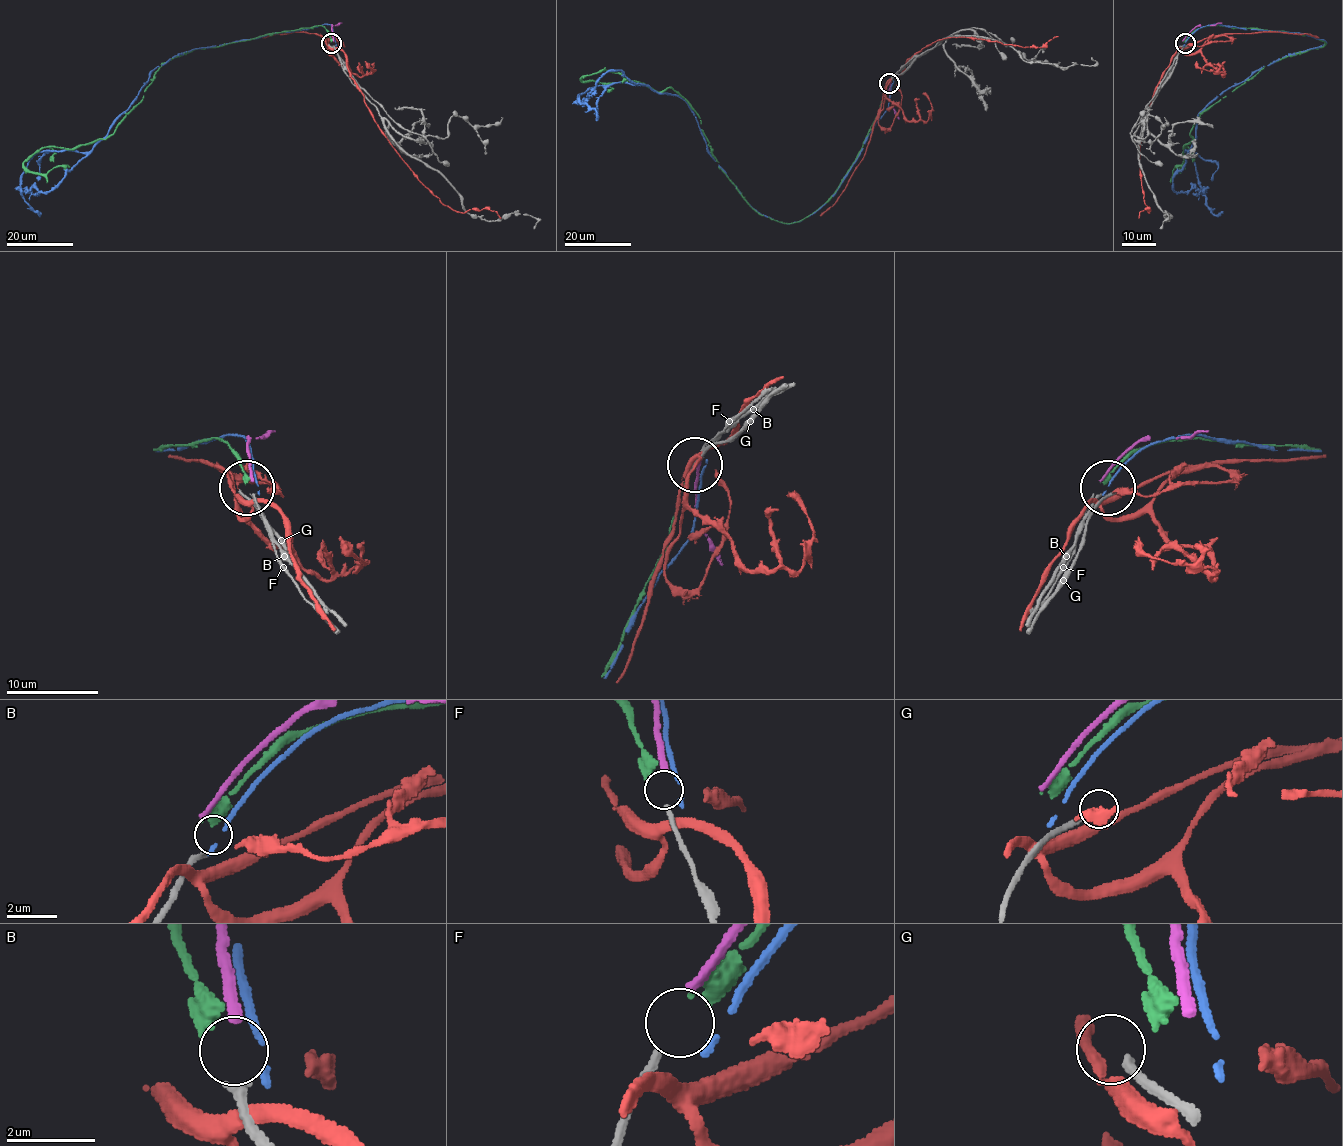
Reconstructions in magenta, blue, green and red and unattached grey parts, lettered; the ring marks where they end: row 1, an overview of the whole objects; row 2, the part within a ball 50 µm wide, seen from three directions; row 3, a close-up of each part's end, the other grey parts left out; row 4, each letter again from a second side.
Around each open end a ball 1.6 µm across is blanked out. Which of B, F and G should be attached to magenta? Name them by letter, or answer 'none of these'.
none of these

